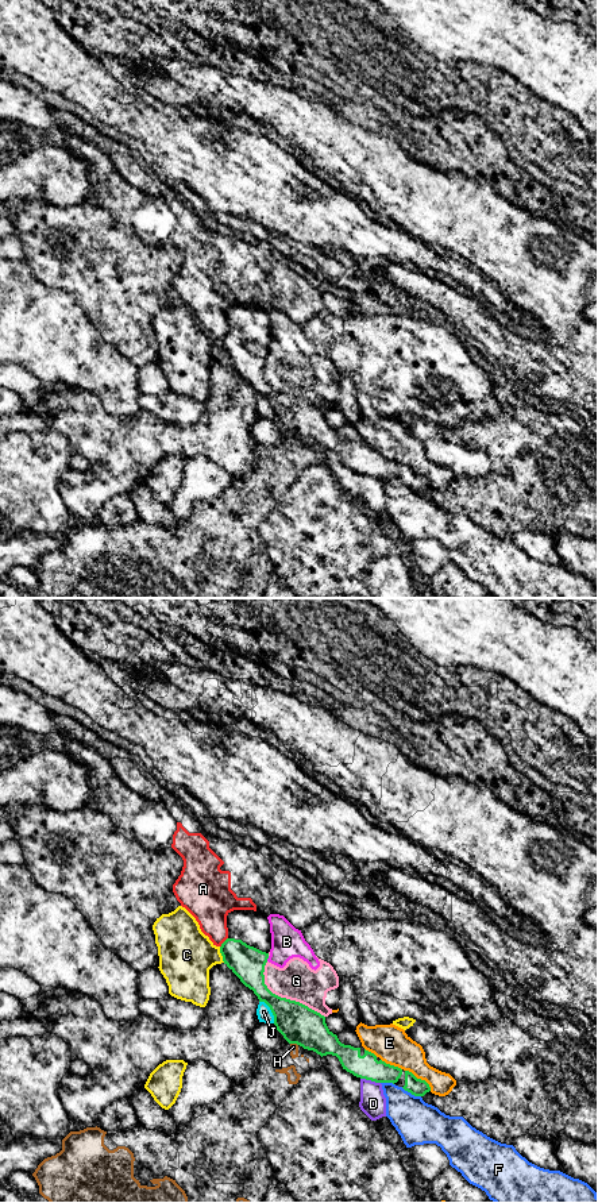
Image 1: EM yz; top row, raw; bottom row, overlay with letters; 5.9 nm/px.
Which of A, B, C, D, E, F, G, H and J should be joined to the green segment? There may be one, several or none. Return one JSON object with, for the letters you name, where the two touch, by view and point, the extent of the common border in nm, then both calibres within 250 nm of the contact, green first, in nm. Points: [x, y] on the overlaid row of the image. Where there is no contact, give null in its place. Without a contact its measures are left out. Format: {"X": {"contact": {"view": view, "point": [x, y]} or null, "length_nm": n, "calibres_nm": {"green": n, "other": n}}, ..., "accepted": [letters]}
{"accepted": []}

